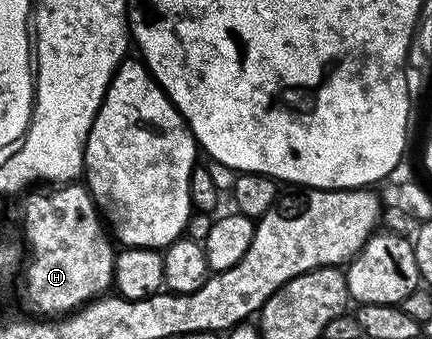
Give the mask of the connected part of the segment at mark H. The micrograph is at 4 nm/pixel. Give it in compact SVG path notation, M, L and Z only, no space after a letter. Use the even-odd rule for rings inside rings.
M63 184L52 190L55 190L52 194L33 195L23 206L23 234L27 237L25 246L29 251L25 262L27 279L23 282L23 298L35 316L66 316L106 295L112 289L115 277L117 250L111 247L112 239L105 229L104 219L91 191L83 184Z

